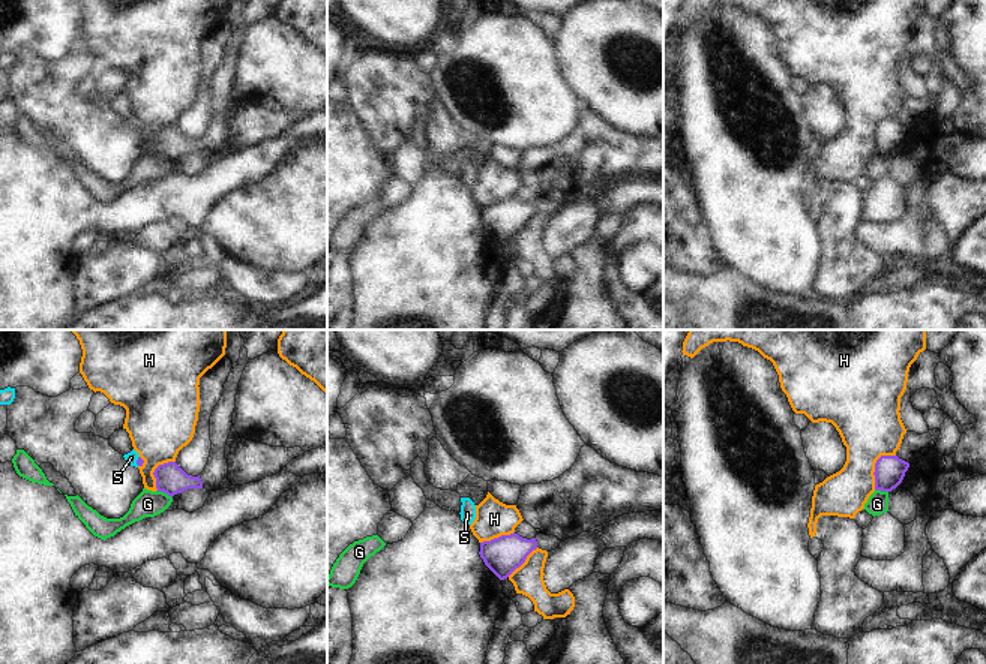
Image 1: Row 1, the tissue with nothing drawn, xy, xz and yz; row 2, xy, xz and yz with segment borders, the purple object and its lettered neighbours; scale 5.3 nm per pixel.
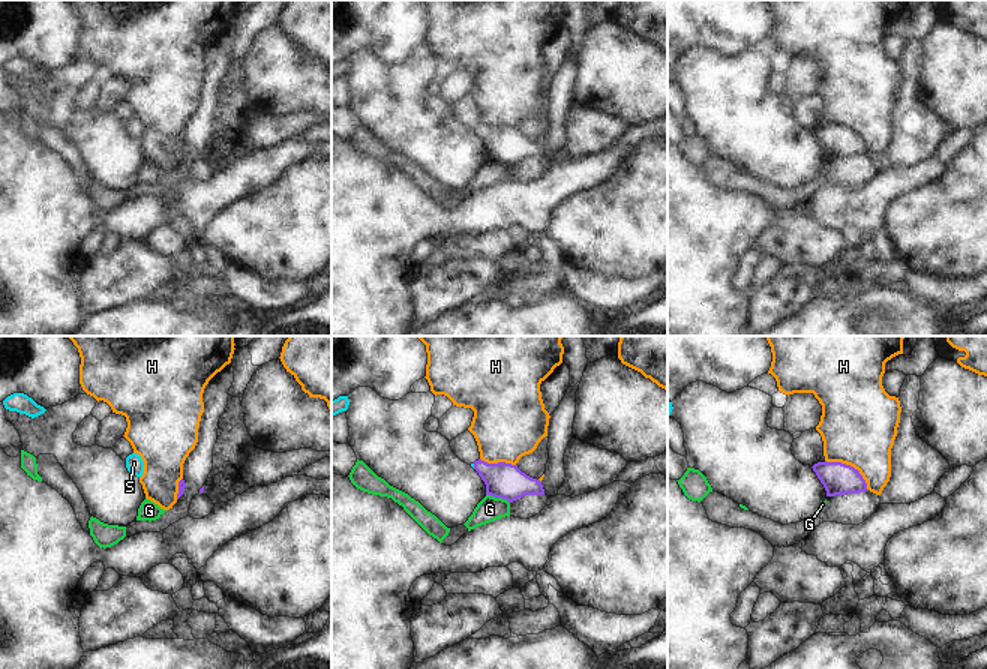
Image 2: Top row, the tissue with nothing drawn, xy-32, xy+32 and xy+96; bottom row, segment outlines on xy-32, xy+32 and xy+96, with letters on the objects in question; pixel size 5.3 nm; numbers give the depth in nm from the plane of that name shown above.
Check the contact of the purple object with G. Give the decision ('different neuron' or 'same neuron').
different neuron

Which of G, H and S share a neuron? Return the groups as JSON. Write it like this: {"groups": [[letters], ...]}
{"groups": [["G"], ["H"], ["S"]]}

